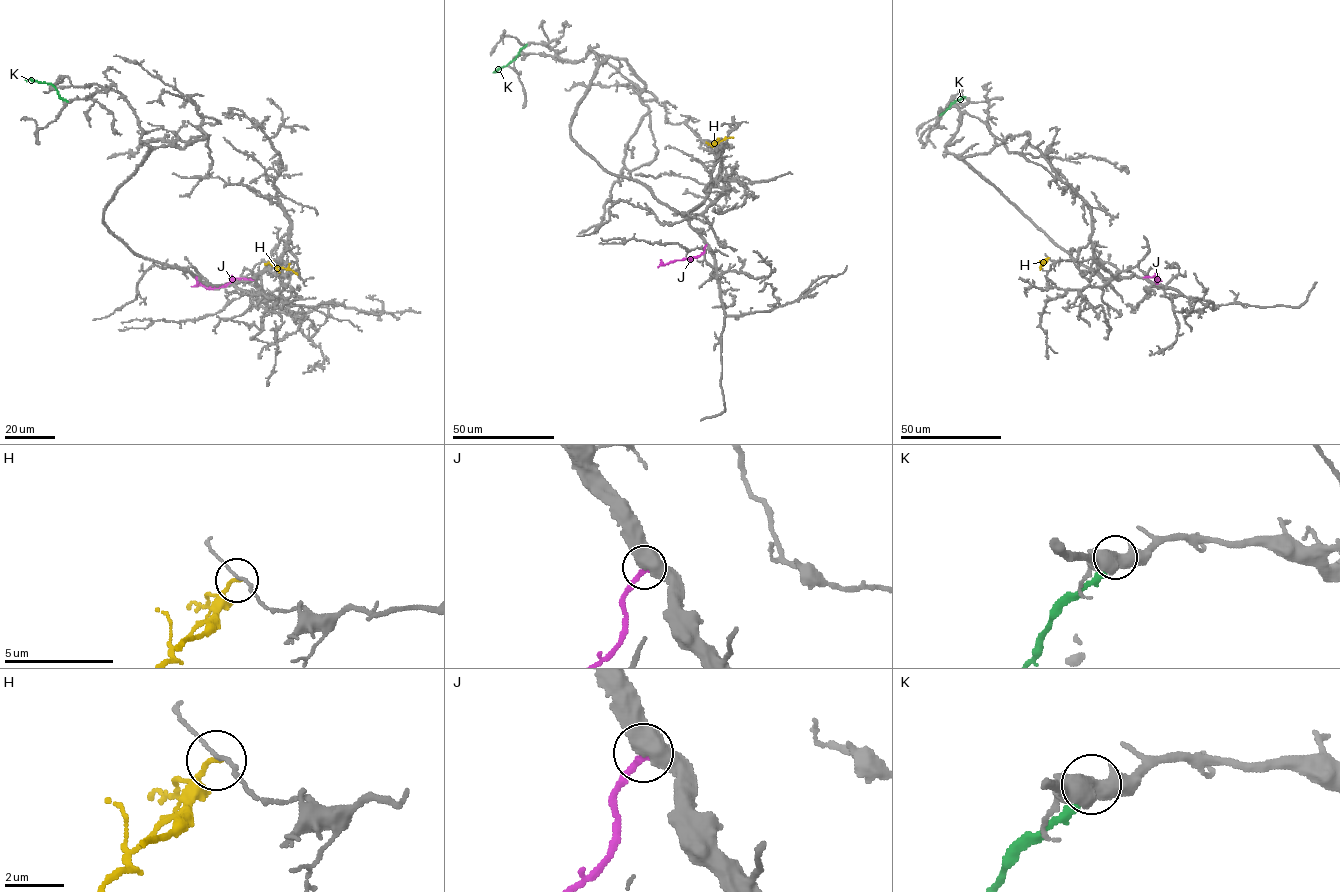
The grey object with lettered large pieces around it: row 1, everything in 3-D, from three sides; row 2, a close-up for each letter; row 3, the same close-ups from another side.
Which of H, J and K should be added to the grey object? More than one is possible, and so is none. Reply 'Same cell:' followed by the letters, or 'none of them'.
Same cell: J

